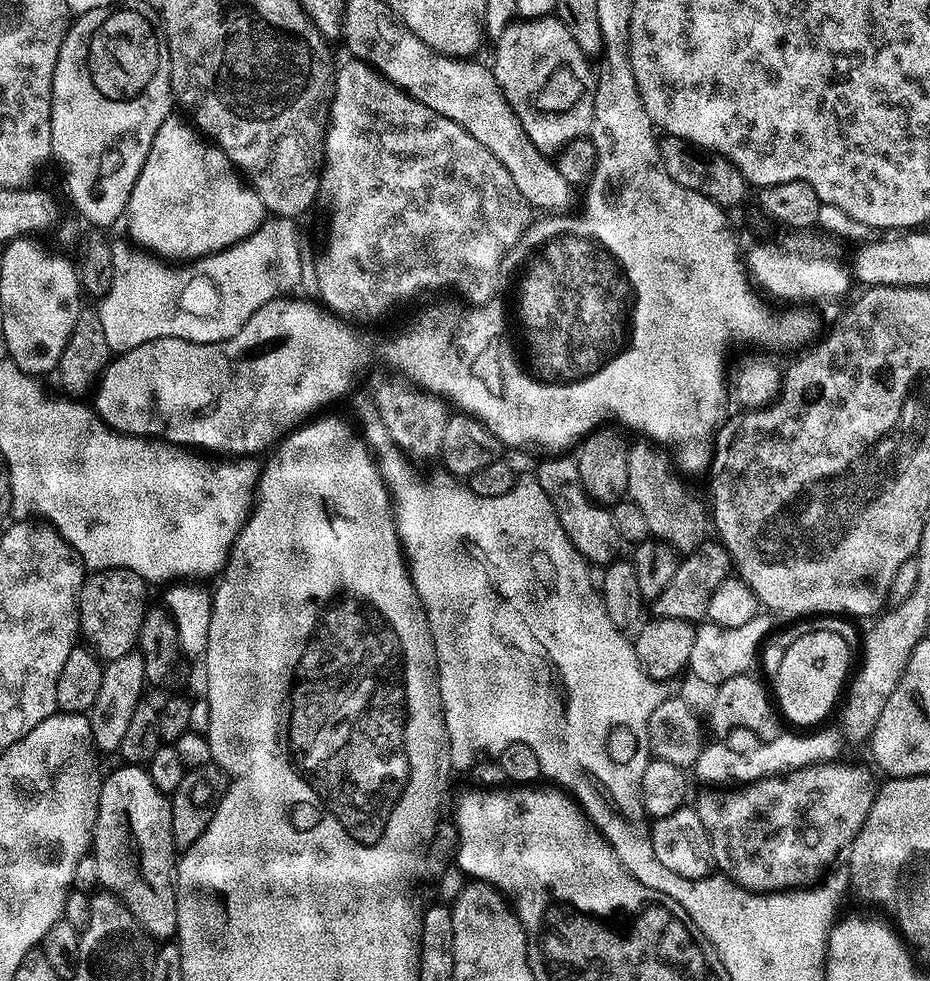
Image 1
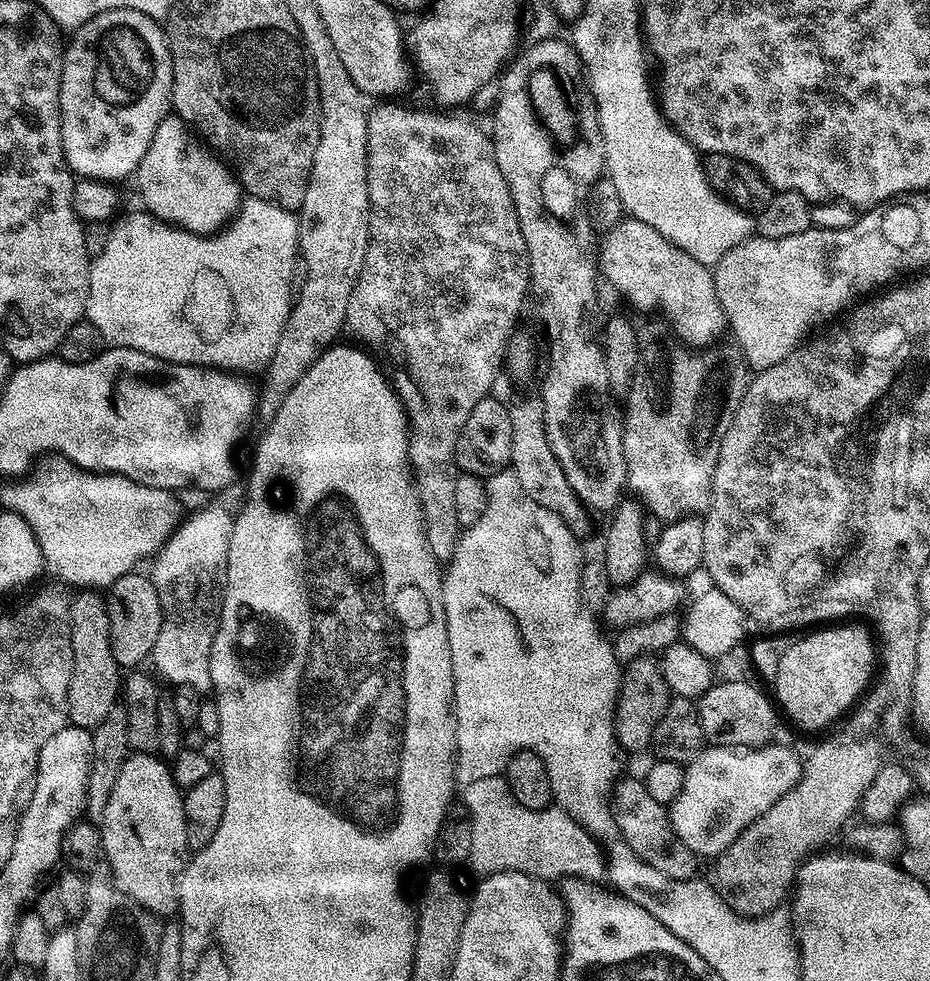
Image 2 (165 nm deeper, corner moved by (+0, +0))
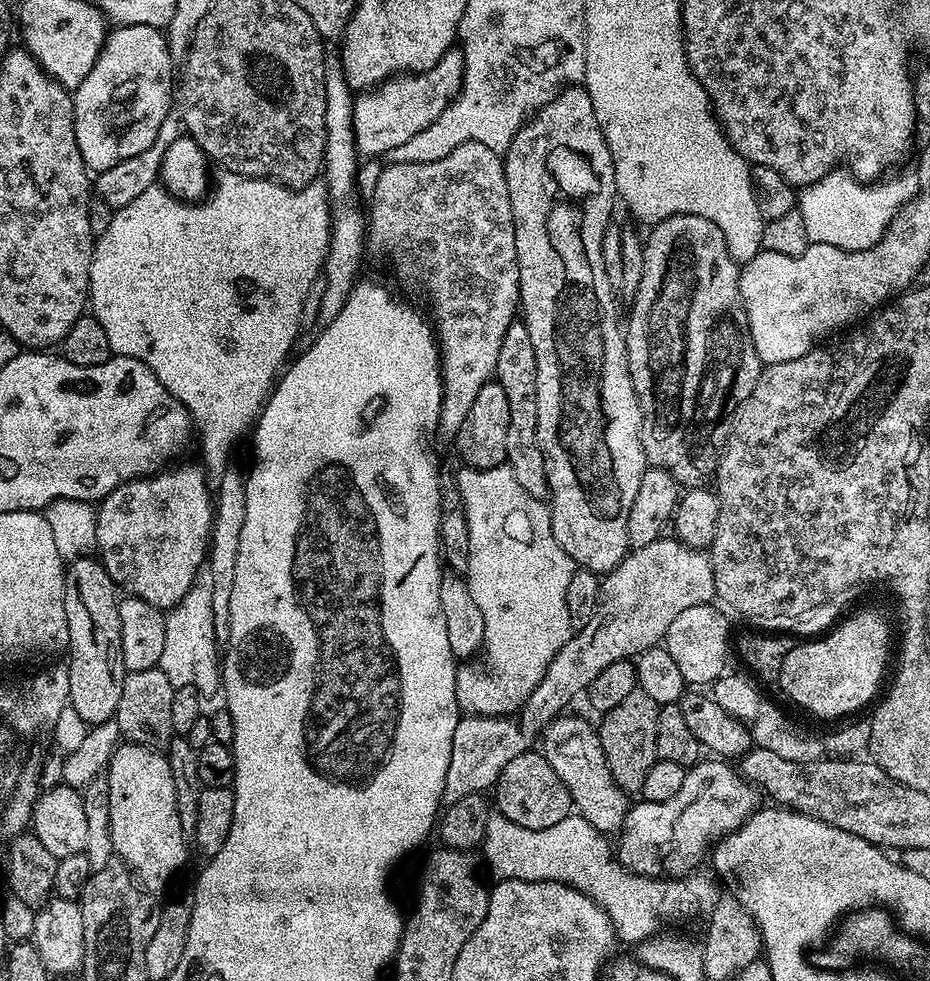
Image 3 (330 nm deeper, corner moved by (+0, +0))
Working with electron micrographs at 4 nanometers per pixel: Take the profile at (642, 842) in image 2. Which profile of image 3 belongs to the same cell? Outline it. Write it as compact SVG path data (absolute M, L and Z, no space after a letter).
M568 715L557 716L543 729L542 755L546 762L550 762L550 766L554 766L554 774L562 778L572 799L573 809L598 831L605 834L619 833L630 809L629 793L616 784L611 774L599 731L593 726L591 728L582 717Z

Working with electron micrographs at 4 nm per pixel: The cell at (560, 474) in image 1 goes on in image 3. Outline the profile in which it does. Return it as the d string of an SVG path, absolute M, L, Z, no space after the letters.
M513 321L502 338L494 380L502 386L502 390L506 390L506 399L510 405L510 430L506 430L507 467L512 469L518 478L518 486L522 486L526 494L544 500L549 490L548 473L544 470L544 452L540 449L538 438L537 359L534 358L534 346L531 345L530 334L523 321Z

